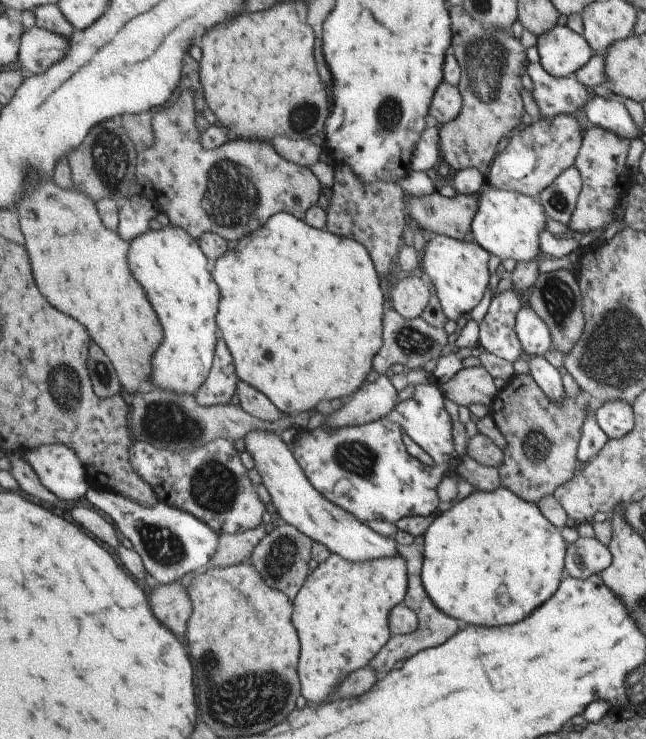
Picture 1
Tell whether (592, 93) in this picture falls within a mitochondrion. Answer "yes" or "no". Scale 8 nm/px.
no

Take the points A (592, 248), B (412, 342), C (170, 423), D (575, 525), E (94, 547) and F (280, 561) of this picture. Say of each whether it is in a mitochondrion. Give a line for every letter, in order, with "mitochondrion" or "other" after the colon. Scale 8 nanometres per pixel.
A: other
B: mitochondrion
C: mitochondrion
D: other
E: other
F: mitochondrion

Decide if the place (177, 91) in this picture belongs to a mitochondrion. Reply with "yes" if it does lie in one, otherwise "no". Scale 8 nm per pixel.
no

